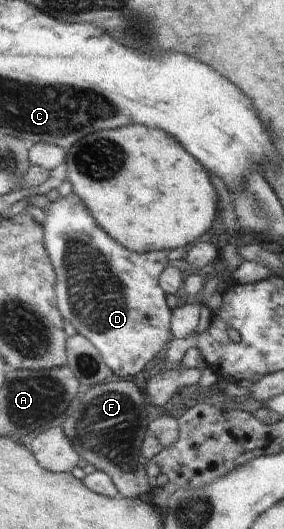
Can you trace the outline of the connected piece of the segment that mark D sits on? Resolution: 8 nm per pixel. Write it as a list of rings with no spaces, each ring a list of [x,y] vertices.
[[[73,193],[52,201],[44,212],[43,243],[55,269],[55,301],[63,321],[69,321],[95,345],[116,376],[139,373],[171,340],[172,310],[158,282],[167,266],[167,251],[137,253],[125,249],[95,223]]]

